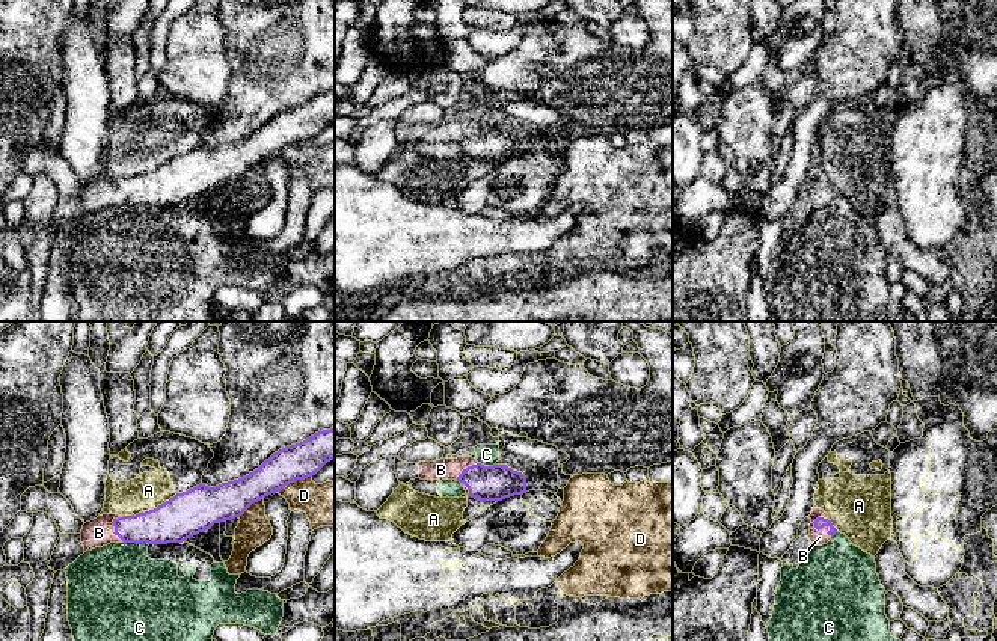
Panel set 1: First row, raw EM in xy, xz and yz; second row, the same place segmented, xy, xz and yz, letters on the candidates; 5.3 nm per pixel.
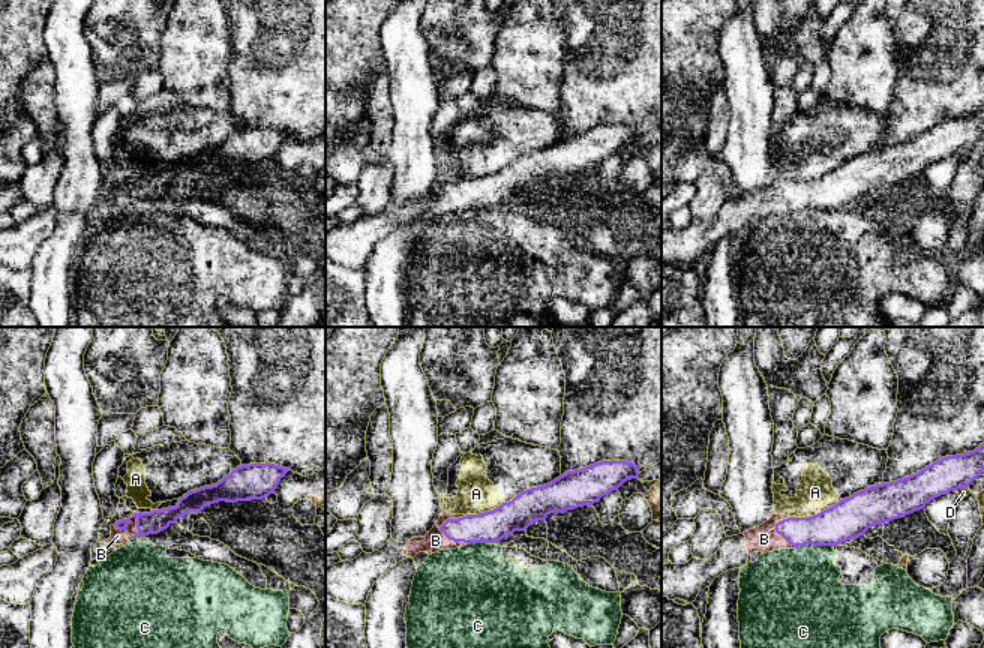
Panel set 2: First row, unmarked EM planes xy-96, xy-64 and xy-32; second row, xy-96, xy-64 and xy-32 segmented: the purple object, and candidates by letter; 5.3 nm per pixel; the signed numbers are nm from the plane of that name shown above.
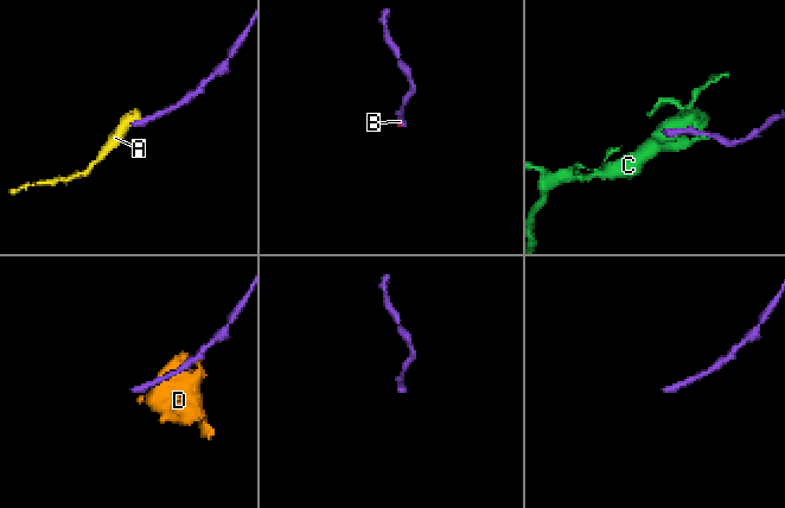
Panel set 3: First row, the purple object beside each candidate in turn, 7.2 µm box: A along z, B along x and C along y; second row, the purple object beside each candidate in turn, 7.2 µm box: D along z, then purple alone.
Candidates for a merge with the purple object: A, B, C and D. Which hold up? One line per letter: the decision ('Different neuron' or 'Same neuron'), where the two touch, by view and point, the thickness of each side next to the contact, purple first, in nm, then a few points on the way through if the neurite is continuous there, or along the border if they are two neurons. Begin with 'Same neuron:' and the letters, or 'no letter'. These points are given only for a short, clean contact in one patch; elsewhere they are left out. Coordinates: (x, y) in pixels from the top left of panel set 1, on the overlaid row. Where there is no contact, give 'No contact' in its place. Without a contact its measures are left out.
Same neuron: B
A: Different neuron. Touches purple at xy (157, 507). Thickness 240 nm (purple) against 200 nm. Boundary: xy (177, 493), (134, 516)
B: Same neuron. Touches purple at yz (821, 528). Thickness 60 nm (purple) against 80 nm. Path across: yz (819, 522), (821, 528), (819, 537)
C: Different neuron. Touches purple at xy (136, 542). Thickness 240 nm (purple) against 440 nm. Boundary: xy (122, 540), (145, 542), (148, 545)
D: Different neuron. Touches purple at xy (293, 480). Thickness 190 nm (purple) against 240 nm

